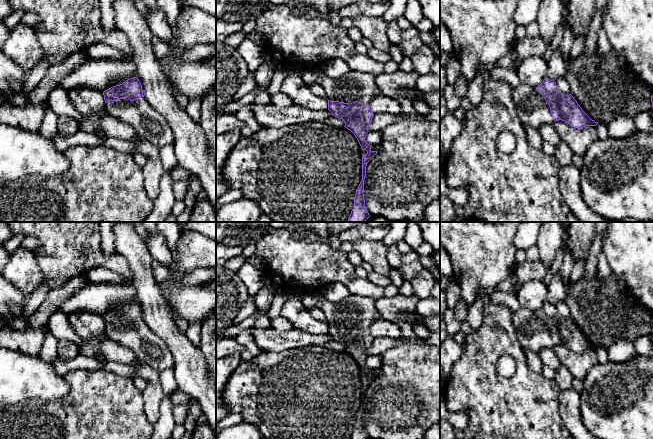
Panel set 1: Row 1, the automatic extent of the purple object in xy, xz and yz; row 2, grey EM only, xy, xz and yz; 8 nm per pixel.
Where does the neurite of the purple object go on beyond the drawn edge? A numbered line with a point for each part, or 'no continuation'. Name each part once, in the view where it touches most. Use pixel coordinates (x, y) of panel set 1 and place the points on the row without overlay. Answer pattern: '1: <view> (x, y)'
1: xz (353, 310)

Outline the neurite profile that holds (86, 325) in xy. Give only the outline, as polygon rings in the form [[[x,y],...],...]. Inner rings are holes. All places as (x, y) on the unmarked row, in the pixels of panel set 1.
[[[70,313],[68,322],[74,332],[81,338],[106,338],[105,324],[102,316],[91,313]]]

